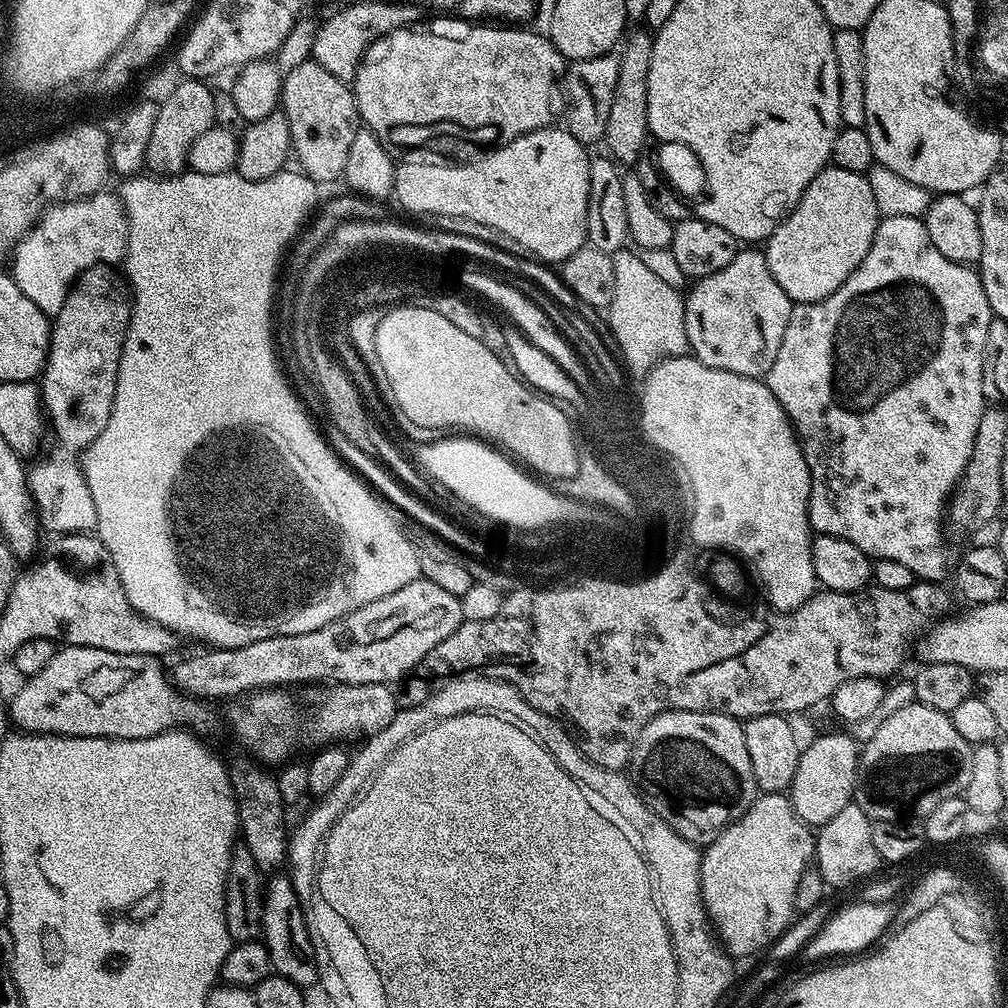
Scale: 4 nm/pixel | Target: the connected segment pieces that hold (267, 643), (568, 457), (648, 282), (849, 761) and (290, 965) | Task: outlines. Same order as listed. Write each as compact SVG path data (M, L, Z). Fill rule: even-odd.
M421 578L410 582L410 586L402 586L402 590L394 590L394 594L386 594L382 598L378 598L374 602L370 602L366 606L362 606L358 610L354 610L350 614L346 614L318 630L310 630L306 634L286 634L285 636L275 636L274 638L262 638L258 642L250 642L246 646L212 648L209 652L200 652L197 656L188 656L185 660L178 661L173 668L170 668L170 679L181 694L189 698L205 698L204 696L206 696L210 700L222 700L226 696L228 696L227 698L239 698L250 692L258 692L261 688L296 686L292 684L308 684L304 686L310 686L313 685L310 683L314 680L320 680L316 682L331 682L334 684L387 684L392 686L395 685L397 680L401 680L414 665L422 662L422 658L426 658L426 654L430 654L430 650L434 650L434 646L438 646L438 642L442 642L442 638L450 638L450 634L454 634L454 630L458 630L458 626L463 624L464 621L460 597L450 594L447 590L442 590L438 586L434 586L434 582Z
M396 306L381 315L376 328L376 344L381 363L379 371L388 379L387 391L400 396L400 404L408 408L412 420L420 420L428 430L447 430L450 426L465 424L480 432L489 432L505 453L534 464L540 472L551 470L563 478L574 474L577 456L570 438L571 424L564 424L564 416L560 416L556 408L544 404L544 400L528 396L528 392L524 392L524 388L520 388L520 384L516 384L516 380L512 380L512 376L508 376L508 372L488 356L488 352L484 352L483 342L478 338L463 333L454 323L427 307Z
M628 251L612 253L614 302L606 309L606 316L608 328L620 347L619 359L623 367L635 377L644 369L656 368L672 356L689 355L690 349L684 321L685 297L681 289L666 286L646 267L643 255Z
M828 732L817 740L803 745L800 765L792 779L790 799L792 808L803 824L819 826L830 822L842 806L853 803L856 791L856 773L860 766L861 749L848 736L840 732Z
M276 874L267 881L262 910L262 941L268 948L271 971L277 976L294 982L301 990L308 990L317 983L316 947L308 933L304 908L292 885L291 875Z

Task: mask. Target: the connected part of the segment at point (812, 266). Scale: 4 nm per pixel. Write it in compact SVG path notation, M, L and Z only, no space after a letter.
M829 166L806 186L794 210L778 225L763 249L774 282L798 304L825 300L866 258L881 222L870 182L863 172Z

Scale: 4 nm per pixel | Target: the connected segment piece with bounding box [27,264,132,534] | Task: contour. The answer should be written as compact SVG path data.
M95 264L93 268L87 268L68 291L66 302L62 302L62 310L56 315L52 324L48 361L44 363L43 373L38 380L42 407L50 425L52 449L49 450L45 460L37 459L35 461L37 464L31 465L27 473L39 527L45 533L48 531L52 532L51 534L70 532L88 534L96 527L94 498L90 498L90 486L84 477L80 459L94 442L94 438L98 438L98 434L106 430L106 422L110 422L110 410L114 406L114 394L118 386L118 366L122 358L122 346L132 317L129 285L122 279L121 273L119 276L116 271L115 267L107 264Z

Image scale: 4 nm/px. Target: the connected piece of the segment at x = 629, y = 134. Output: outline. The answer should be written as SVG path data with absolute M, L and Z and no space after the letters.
M629 31L619 51L621 66L619 67L618 84L614 89L609 121L606 122L602 139L604 144L608 143L609 150L607 151L620 166L635 165L638 157L645 155L644 143L650 140L648 115L646 114L646 82L650 82L650 54L654 36L651 31L643 31Z

